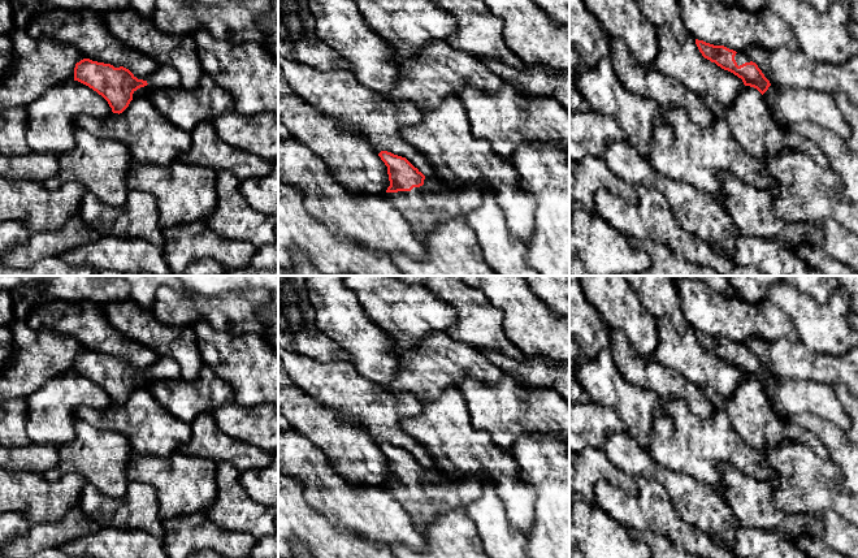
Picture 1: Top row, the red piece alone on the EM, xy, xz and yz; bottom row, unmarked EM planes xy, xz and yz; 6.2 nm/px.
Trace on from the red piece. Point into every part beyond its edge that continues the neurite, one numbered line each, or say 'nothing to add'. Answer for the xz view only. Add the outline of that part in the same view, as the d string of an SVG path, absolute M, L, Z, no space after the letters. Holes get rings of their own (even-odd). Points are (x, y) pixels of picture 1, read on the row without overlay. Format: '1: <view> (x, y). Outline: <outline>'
1: xz (425, 498). Outline: M438 467L425 468L424 476L411 483L385 485L421 533L425 533L426 527L443 512L467 507L482 496L480 477L467 476L451 480Z

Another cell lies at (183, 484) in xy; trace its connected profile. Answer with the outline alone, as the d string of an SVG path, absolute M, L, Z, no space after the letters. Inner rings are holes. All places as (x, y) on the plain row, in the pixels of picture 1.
M133 451L127 459L129 481L150 484L160 502L162 522L207 511L217 498L217 462L176 451L169 457Z

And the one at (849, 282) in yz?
M833 276L850 295L850 310L858 315L858 276Z

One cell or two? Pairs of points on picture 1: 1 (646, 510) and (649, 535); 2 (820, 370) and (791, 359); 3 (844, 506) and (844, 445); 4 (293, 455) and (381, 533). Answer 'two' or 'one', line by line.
1: two
2: one
3: two
4: one

